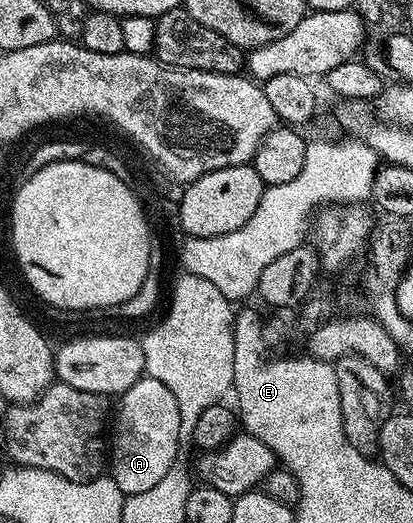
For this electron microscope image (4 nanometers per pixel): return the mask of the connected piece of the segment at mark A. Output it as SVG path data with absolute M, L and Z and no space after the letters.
M143 375L136 383L132 383L132 387L128 387L126 392L117 398L117 401L118 414L116 414L115 417L113 414L112 436L108 441L108 475L115 481L120 491L125 495L133 495L140 491L149 491L151 487L156 487L156 483L160 483L160 479L164 479L164 475L168 475L169 468L171 467L173 460L176 458L177 439L179 438L180 426L180 408L177 406L175 396L172 395L172 392L168 391L168 388L164 387L159 379L147 375Z

